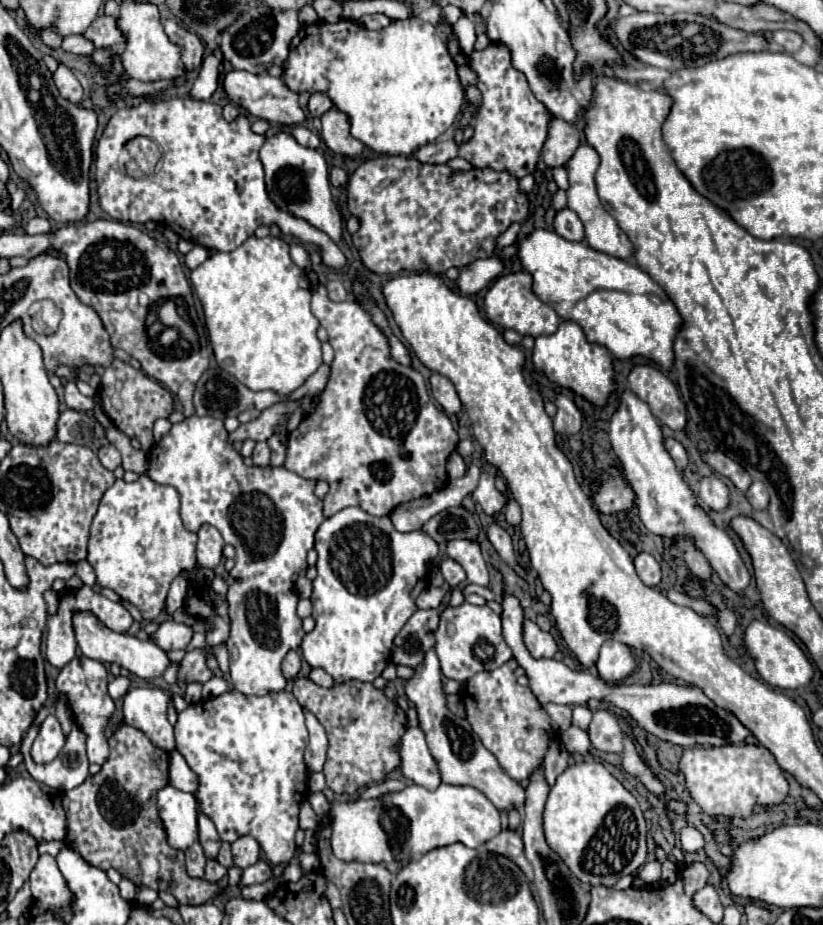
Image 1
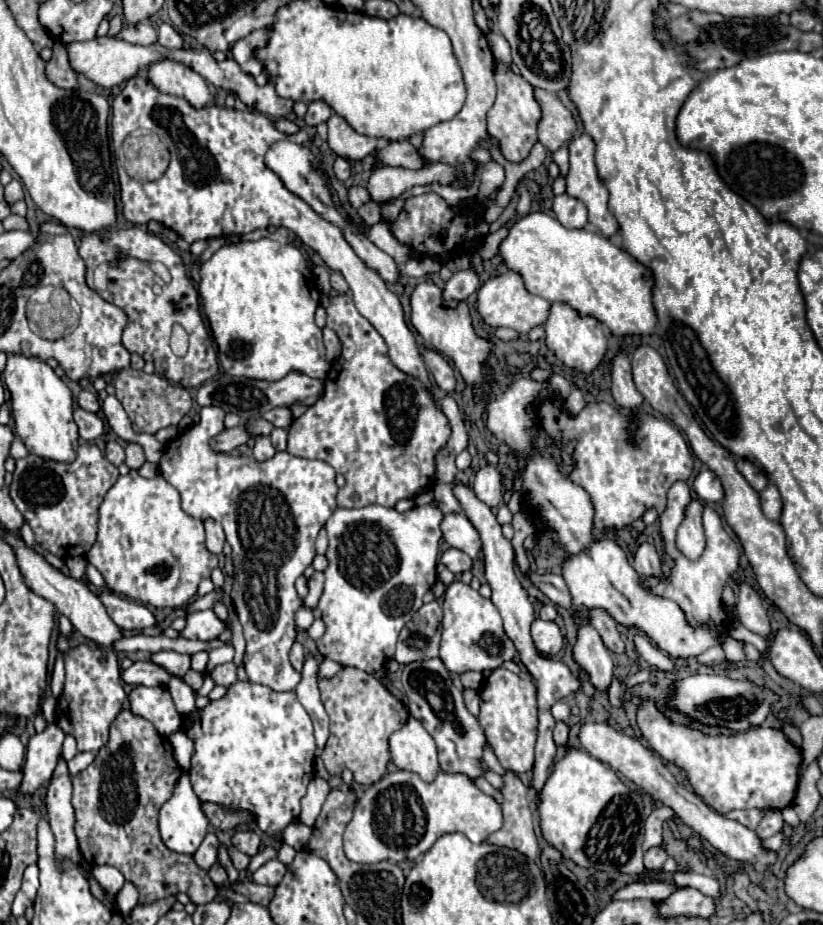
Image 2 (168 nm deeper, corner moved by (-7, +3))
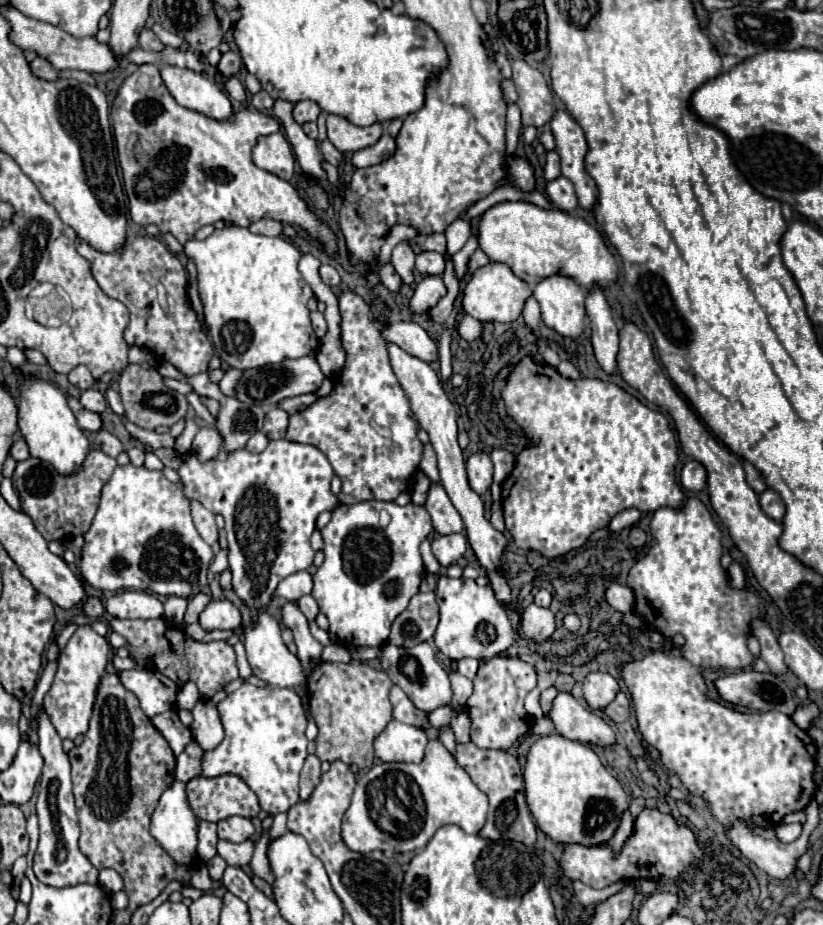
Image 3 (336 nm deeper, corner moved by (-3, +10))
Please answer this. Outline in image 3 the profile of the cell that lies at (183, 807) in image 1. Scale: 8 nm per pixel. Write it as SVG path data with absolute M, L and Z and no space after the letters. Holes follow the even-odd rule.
M174 780L166 792L160 796L160 802L152 814L152 824L150 824L150 834L158 840L158 844L178 862L192 866L196 862L196 832L198 832L198 818L190 808L188 796L186 796L186 784Z

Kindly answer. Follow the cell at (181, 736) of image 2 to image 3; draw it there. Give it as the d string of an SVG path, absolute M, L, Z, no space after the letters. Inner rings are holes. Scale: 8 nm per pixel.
M176 710L172 712L164 712L160 716L152 718L152 724L160 730L160 734L166 738L166 742L170 744L172 752L178 756L186 750L186 746L192 742L192 734L190 728L186 728L180 720Z

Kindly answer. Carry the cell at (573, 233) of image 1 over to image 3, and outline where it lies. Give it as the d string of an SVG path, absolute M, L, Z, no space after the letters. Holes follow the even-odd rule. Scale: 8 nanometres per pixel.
M560 176L556 178L554 182L548 182L546 184L546 196L548 200L560 208L560 210L566 210L566 212L572 212L578 208L578 198L576 198L576 192L574 192L574 186L568 178Z

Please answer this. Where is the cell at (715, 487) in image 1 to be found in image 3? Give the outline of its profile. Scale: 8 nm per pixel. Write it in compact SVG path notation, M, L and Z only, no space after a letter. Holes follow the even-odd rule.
M690 460L690 462L684 464L680 478L682 478L682 484L684 484L684 488L688 492L704 490L706 488L706 480L708 480L706 468L700 462L696 462L696 460Z

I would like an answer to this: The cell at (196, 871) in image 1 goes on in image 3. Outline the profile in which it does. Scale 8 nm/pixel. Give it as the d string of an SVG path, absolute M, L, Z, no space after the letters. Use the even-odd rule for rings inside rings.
M200 822L200 826L198 826L198 856L200 856L200 860L206 862L212 856L216 856L216 844L218 844L216 824Z

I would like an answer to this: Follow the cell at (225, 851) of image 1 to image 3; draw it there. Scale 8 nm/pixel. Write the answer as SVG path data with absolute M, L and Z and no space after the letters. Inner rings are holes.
M220 840L218 842L218 854L226 860L226 864L230 866L246 866L254 854L254 844L250 840L234 844L228 840Z

